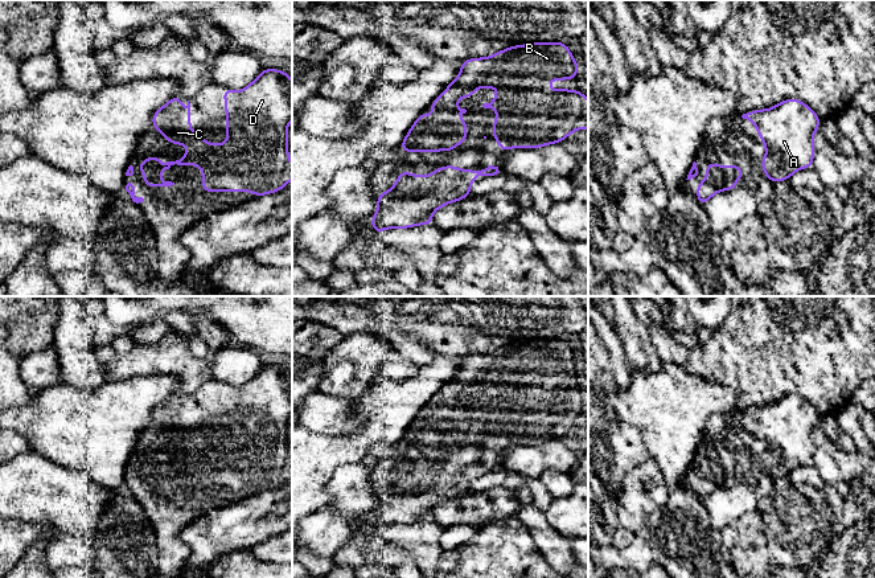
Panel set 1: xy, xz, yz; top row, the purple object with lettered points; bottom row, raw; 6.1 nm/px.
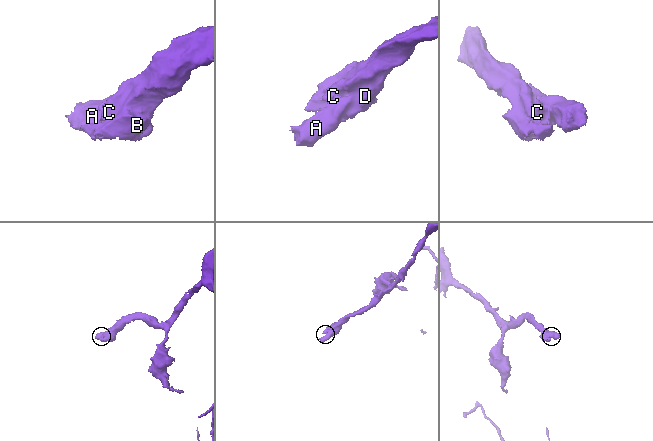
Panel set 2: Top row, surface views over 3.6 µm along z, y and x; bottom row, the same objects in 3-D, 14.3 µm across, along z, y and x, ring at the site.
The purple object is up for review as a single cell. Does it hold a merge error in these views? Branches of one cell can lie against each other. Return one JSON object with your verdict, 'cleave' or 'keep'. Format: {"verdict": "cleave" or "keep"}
{"verdict": "keep"}

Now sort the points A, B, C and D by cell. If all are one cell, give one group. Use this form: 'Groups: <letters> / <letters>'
Groups: A B C D

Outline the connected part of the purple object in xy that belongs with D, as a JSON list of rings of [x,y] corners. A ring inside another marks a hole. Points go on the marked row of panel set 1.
[[[263,69],[243,90],[223,89],[226,107],[226,143],[209,144],[198,132],[190,131],[190,103],[181,107],[181,97],[173,97],[152,115],[152,127],[172,144],[185,144],[190,151],[180,160],[160,164],[160,157],[152,155],[139,163],[144,172],[145,186],[172,186],[163,181],[160,172],[172,165],[200,165],[202,168],[204,192],[254,192],[256,197],[282,190],[292,179],[292,163],[288,157],[287,128],[292,119],[292,79],[287,71]],[[234,139],[247,139],[248,147],[231,145]]]

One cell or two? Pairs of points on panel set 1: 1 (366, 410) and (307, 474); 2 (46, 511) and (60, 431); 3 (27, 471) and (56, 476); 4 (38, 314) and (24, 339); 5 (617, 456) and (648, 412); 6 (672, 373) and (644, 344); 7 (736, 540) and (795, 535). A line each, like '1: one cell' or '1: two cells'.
1: one cell
2: two cells
3: one cell
4: one cell
5: two cells
6: two cells
7: one cell

